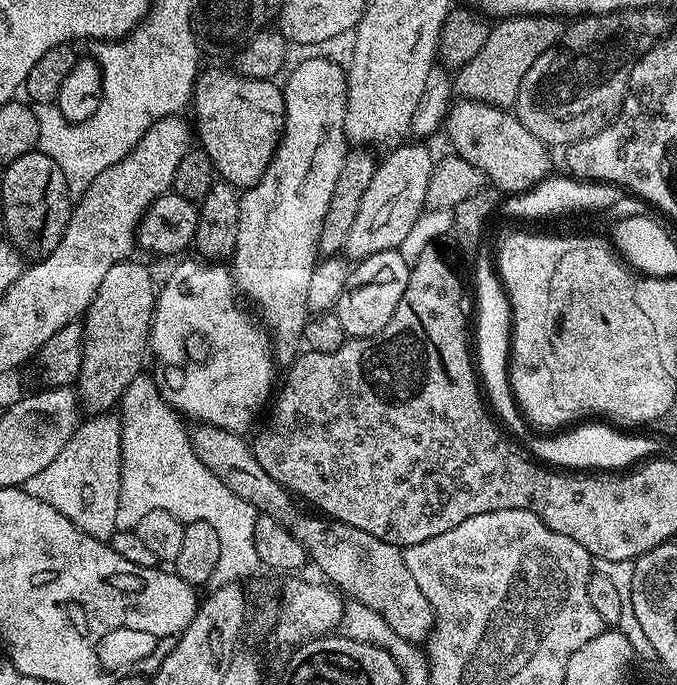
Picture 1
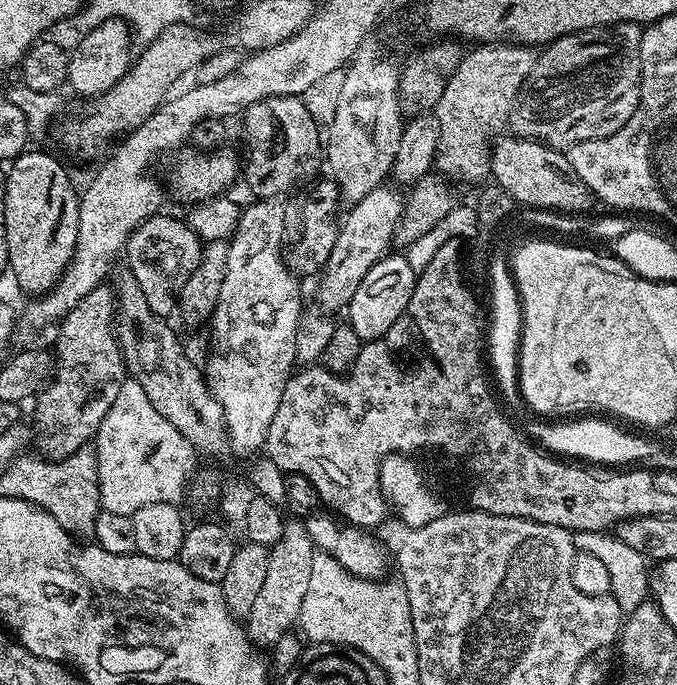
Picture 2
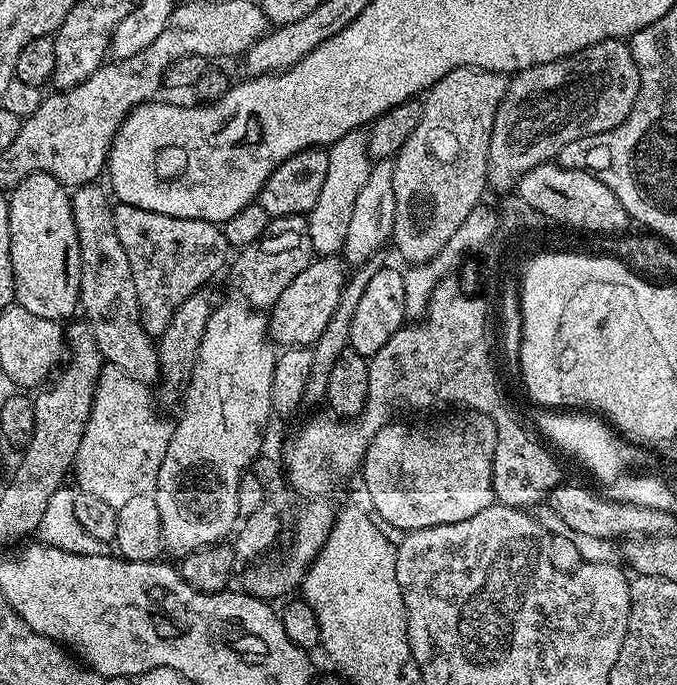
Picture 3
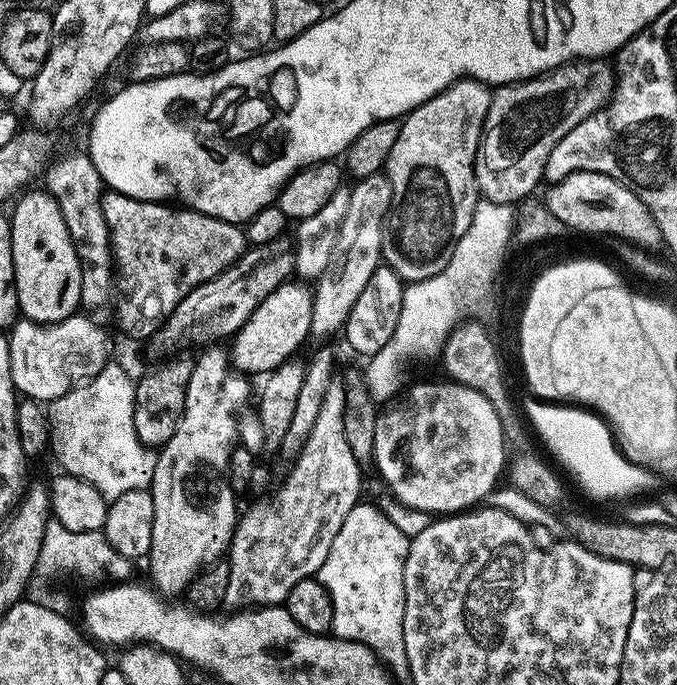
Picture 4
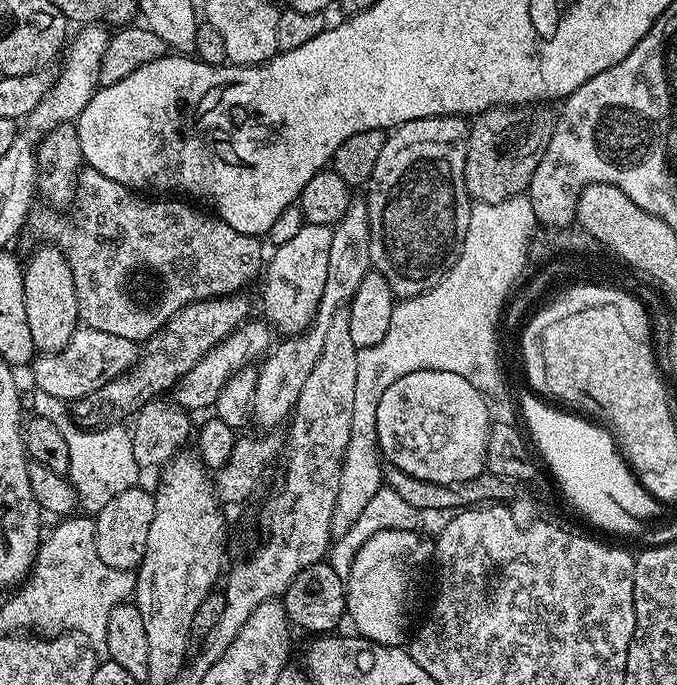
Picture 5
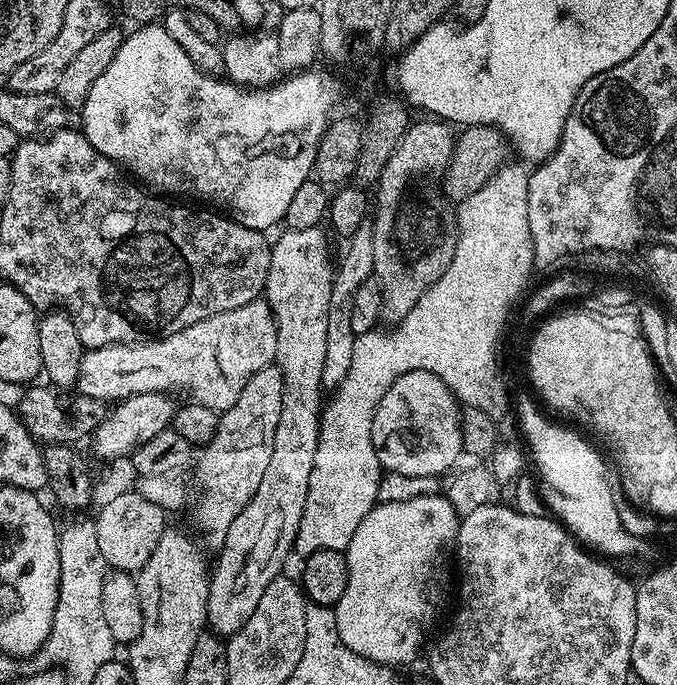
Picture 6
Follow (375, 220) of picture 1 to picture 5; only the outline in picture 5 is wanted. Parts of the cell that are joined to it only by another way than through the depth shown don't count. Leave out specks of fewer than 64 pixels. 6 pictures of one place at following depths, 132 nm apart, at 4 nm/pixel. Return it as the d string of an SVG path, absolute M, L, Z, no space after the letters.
M249 319L239 328L235 328L218 346L211 348L197 362L194 370L190 370L176 383L176 387L170 392L171 399L189 414L197 414L196 412L202 411L203 408L211 409L215 405L218 394L222 394L228 379L235 372L241 372L253 362L259 361L273 347L272 336L274 337L273 329L263 319Z

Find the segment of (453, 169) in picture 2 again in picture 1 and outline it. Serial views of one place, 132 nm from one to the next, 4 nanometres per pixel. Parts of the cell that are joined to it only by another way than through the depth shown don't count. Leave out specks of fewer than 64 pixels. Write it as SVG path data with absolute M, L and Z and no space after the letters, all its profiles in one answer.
M510 16L497 24L500 25L489 31L486 46L455 73L454 92L460 98L482 100L495 108L511 109L518 98L518 86L522 86L522 78L526 78L526 70L556 45L566 24L554 16Z

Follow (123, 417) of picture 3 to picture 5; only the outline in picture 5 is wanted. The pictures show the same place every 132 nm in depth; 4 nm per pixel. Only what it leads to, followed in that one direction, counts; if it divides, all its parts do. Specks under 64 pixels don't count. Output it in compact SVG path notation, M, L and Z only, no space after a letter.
M36 390L32 396L32 412L42 418L50 418L50 422L54 422L54 426L58 426L58 430L62 430L62 438L66 438L66 447L70 450L70 466L68 467L67 479L72 482L72 490L75 499L78 501L85 513L95 514L102 510L102 506L106 506L106 502L110 502L114 498L118 498L118 494L122 494L122 490L130 490L137 487L136 480L142 475L142 469L138 462L134 462L134 446L132 445L131 431L124 424L115 424L109 428L89 428L87 430L80 427L75 419L68 417L69 405L63 400L54 398L50 394Z

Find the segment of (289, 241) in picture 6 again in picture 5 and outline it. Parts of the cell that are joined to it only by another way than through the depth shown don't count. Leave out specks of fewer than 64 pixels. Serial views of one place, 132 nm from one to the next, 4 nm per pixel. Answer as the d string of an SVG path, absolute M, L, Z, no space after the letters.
M305 222L302 230L298 230L298 234L290 238L290 242L275 245L276 253L273 256L271 253L266 264L266 271L262 276L262 281L264 280L264 313L262 316L277 333L284 332L280 334L292 338L306 331L312 324L312 319L316 317L318 302L322 302L322 290L326 287L326 270L330 270L331 241L332 228L329 225Z

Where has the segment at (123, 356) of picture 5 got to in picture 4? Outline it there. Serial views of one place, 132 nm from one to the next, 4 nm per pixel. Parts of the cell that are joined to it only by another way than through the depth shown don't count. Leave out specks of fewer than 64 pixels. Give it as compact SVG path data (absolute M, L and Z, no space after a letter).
M83 314L53 324L35 324L21 318L12 325L7 338L12 387L29 400L47 402L62 398L76 385L94 379L110 363L107 334Z

